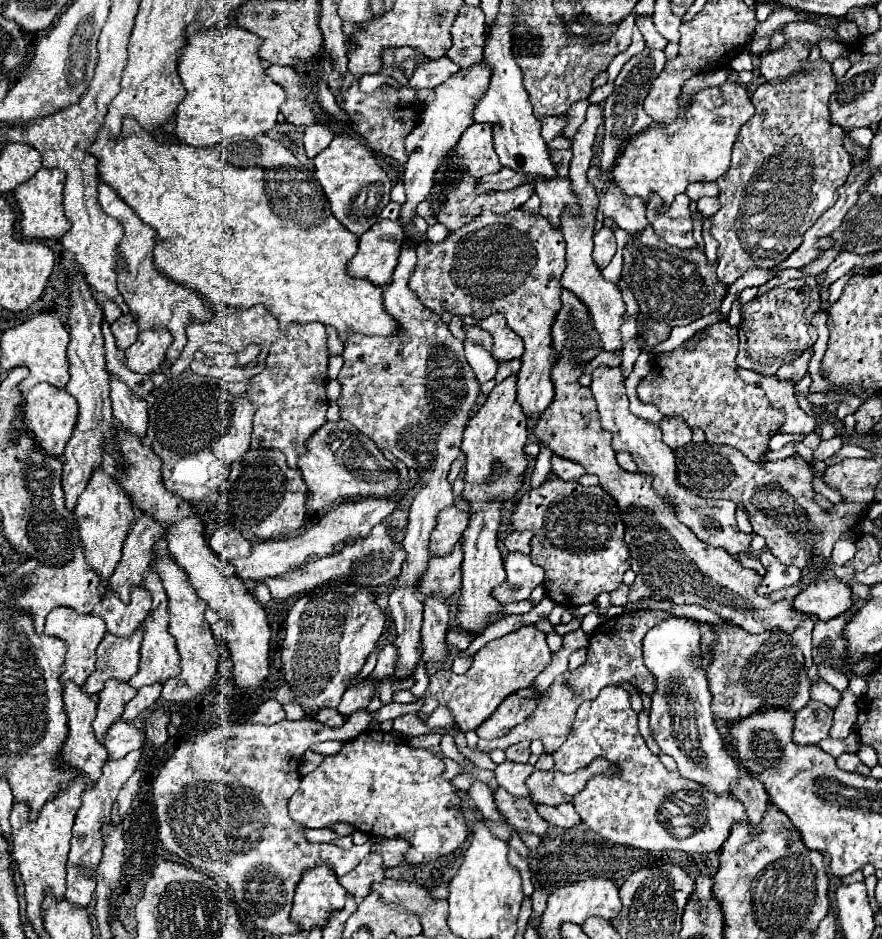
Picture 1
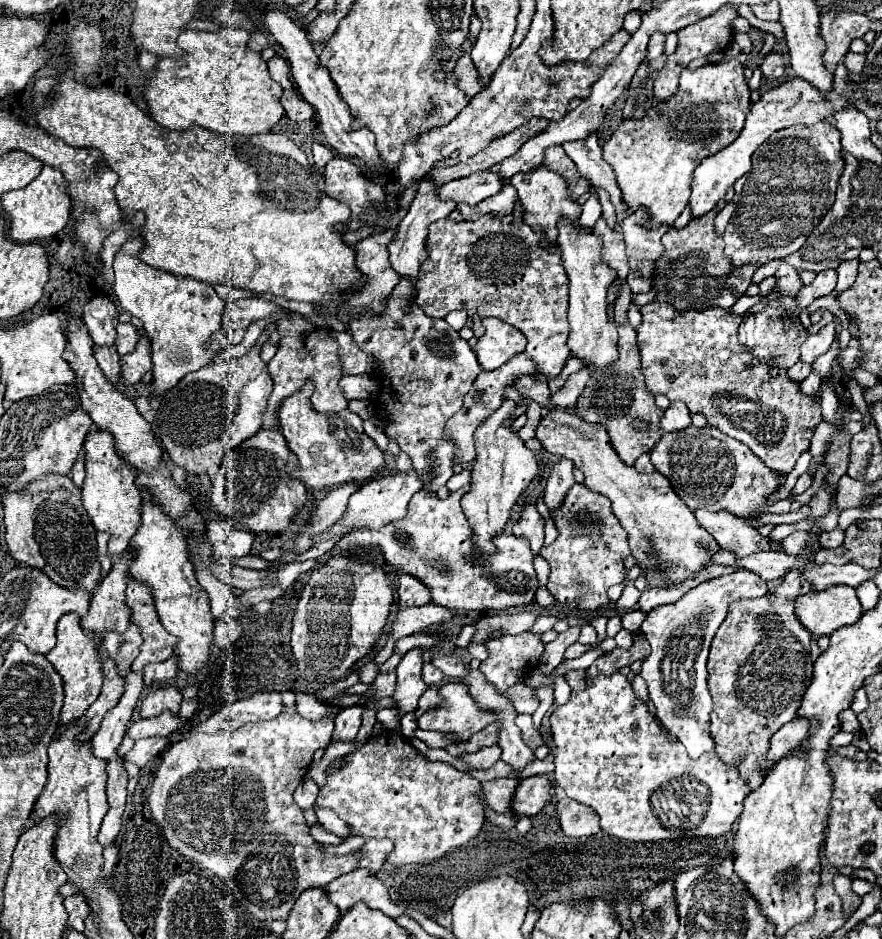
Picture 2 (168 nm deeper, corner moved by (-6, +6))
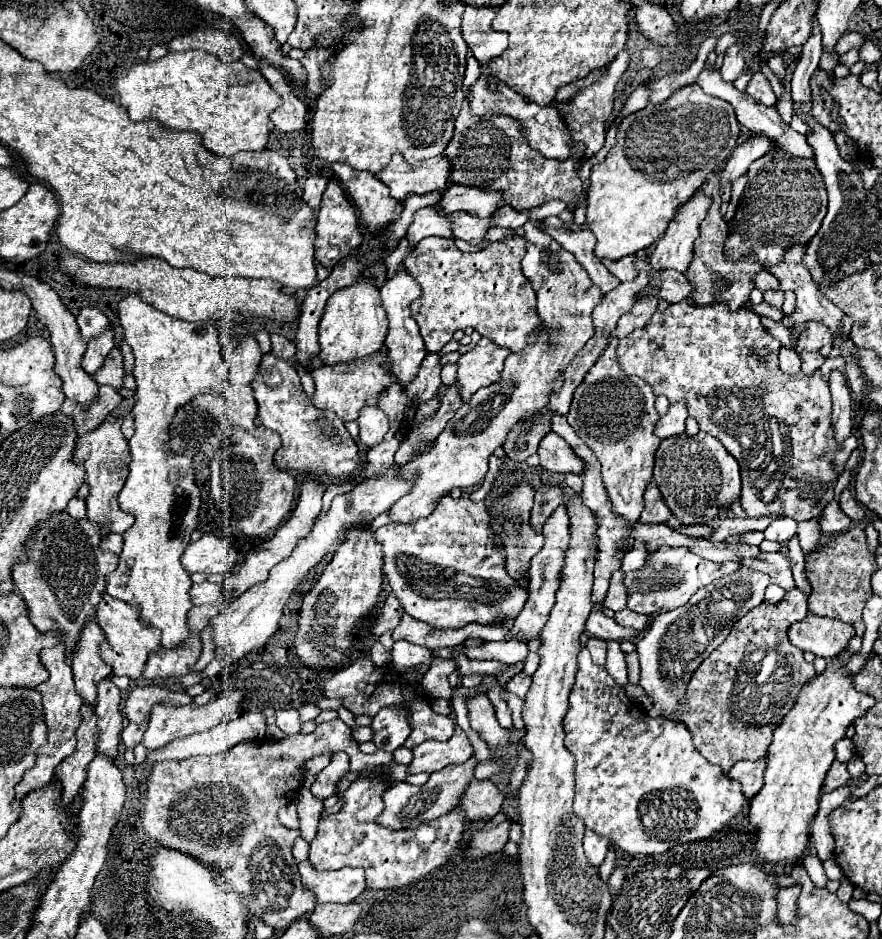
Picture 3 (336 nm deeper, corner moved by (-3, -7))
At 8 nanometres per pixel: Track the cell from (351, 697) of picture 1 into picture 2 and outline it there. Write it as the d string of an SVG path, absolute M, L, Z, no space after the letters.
M349 706L343 708L341 714L335 718L335 732L333 732L333 740L331 742L351 742L357 736L357 730L361 726L361 712L363 708L359 706Z

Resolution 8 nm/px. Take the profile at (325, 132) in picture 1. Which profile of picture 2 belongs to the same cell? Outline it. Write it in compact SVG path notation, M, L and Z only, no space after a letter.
M313 144L313 160L319 168L325 168L327 162L335 156L335 152L323 144Z

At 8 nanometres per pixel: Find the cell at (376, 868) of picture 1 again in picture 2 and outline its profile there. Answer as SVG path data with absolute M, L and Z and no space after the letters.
M355 870L339 876L325 890L329 900L341 912L349 912L357 902L365 902L369 908L377 908L391 918L403 914L403 910L399 910L397 904L389 900L383 882L377 880L373 874L367 874L367 870Z

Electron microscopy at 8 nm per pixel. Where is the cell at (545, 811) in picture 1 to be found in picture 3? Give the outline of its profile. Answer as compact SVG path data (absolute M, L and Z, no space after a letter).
M586 829L584 833L584 853L592 865L600 865L608 853L608 839Z

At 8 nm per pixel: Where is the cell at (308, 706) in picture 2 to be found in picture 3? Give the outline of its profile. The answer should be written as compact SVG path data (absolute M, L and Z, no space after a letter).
M278 709L276 711L276 725L284 731L284 733L298 733L302 727L300 721L300 713L296 709Z

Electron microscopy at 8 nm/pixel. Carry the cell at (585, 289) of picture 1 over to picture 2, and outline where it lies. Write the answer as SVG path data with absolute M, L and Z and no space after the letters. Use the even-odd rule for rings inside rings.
M623 280L623 290L619 294L619 302L615 304L615 322L617 322L617 332L619 332L619 358L607 366L605 370L591 370L591 378L585 384L585 390L581 392L577 400L577 414L589 422L589 424L601 424L605 426L609 434L609 442L617 456L627 464L635 466L637 458L645 452L649 452L661 438L661 428L659 420L663 416L663 410L655 404L655 396L647 390L645 378L641 374L641 362L639 362L639 350L637 350L637 334L633 326L627 320L627 310L631 304L631 290L627 282ZM635 422L645 422L647 430L637 430Z

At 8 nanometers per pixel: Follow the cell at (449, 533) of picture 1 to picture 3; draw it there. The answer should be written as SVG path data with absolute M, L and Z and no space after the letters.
M444 495L444 499L440 499L434 507L434 511L424 517L424 519L418 519L414 523L390 523L390 525L384 525L380 527L376 533L374 533L374 539L376 543L382 547L382 555L384 555L384 575L392 587L392 593L400 599L404 611L408 615L412 615L414 619L420 619L420 621L426 621L430 623L432 627L438 627L438 629L458 629L458 627L464 627L466 623L482 623L482 625L490 625L494 621L514 621L518 617L518 613L522 611L526 599L528 599L528 587L526 585L520 585L520 579L512 579L512 575L508 575L508 571L504 571L504 547L500 547L500 539L496 539L496 533L492 531L490 527L490 519L488 519L488 509L484 505L484 501L478 501L474 503L472 499L468 497L450 497L450 495Z

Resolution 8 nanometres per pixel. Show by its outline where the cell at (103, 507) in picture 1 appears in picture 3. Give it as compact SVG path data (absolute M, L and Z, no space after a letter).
M122 419L102 421L100 427L82 435L74 447L74 463L84 467L86 483L90 487L90 495L86 497L86 517L88 521L96 521L102 527L108 527L110 533L124 533L134 523L134 517L118 507L118 493L124 487L130 465L130 447L120 431L120 425Z

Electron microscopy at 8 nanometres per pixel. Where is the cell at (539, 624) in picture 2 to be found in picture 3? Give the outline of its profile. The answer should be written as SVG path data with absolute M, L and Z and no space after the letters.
M498 641L484 643L482 647L466 649L470 659L496 659L502 663L518 663L528 657L528 643L524 641Z

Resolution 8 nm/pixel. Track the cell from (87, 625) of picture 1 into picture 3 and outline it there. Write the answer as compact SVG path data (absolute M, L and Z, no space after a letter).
M58 643L56 647L50 647L50 649L44 649L44 655L42 655L42 663L44 667L48 669L50 677L48 681L40 683L40 687L36 687L40 693L42 693L42 703L44 703L44 715L46 715L46 723L48 723L48 745L40 747L36 753L36 765L24 773L22 781L16 785L16 797L24 797L26 793L30 793L32 789L38 789L38 787L44 787L48 781L52 781L54 777L54 771L56 767L68 757L74 753L74 747L76 747L76 729L80 725L80 707L82 707L82 699L80 695L76 695L76 687L72 687L72 669L70 669L70 663L68 663L68 657L64 655L66 647L64 643Z

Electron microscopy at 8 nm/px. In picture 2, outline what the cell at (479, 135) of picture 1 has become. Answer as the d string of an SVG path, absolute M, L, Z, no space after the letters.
M421 182L415 200L409 206L409 212L405 214L405 218L399 224L399 232L395 234L395 238L387 244L389 248L389 260L391 266L395 268L395 272L399 276L409 278L413 284L417 280L419 274L419 266L421 262L427 258L427 248L425 248L425 240L427 240L427 228L429 224L433 224L439 218L447 218L451 212L455 210L455 202L443 202L437 196L437 186L431 186L431 182Z

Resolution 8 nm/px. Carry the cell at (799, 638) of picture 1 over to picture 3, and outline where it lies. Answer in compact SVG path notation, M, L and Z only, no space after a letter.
M770 584L765 591L764 601L767 603L775 604L783 599L785 590L781 587Z

